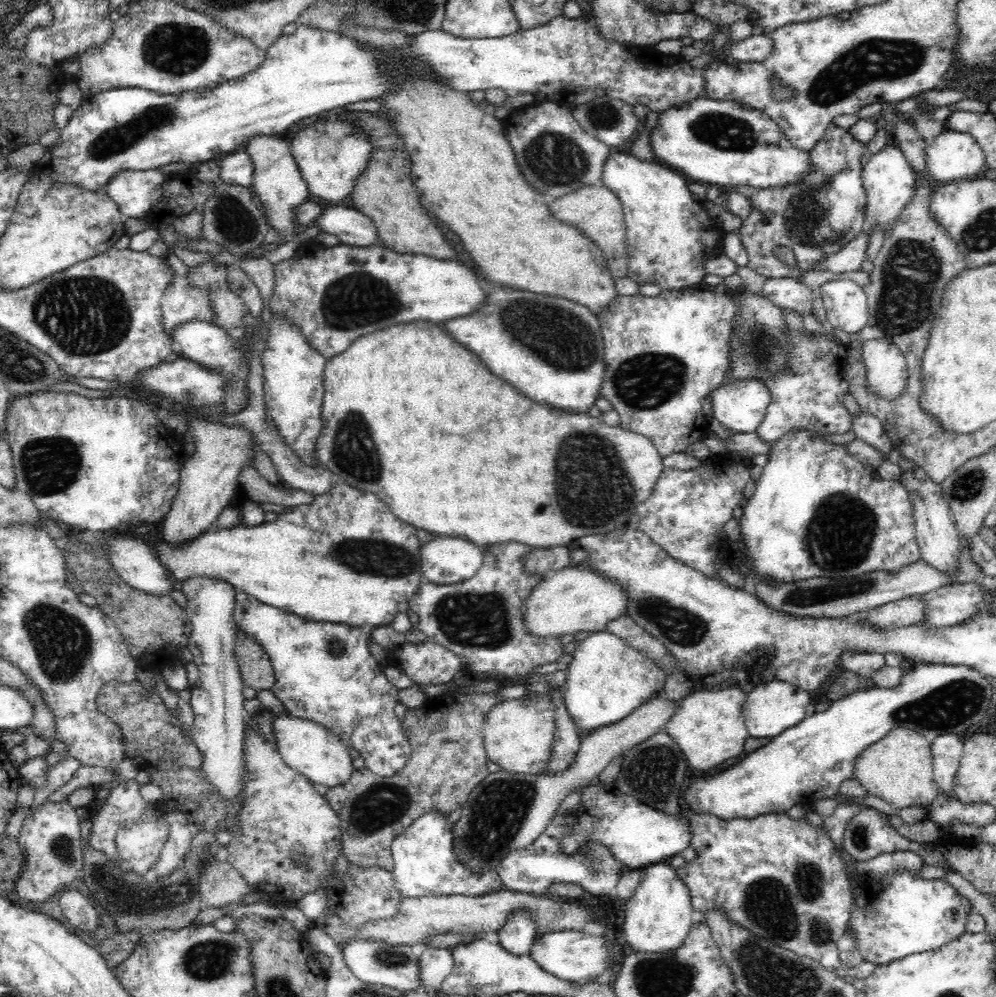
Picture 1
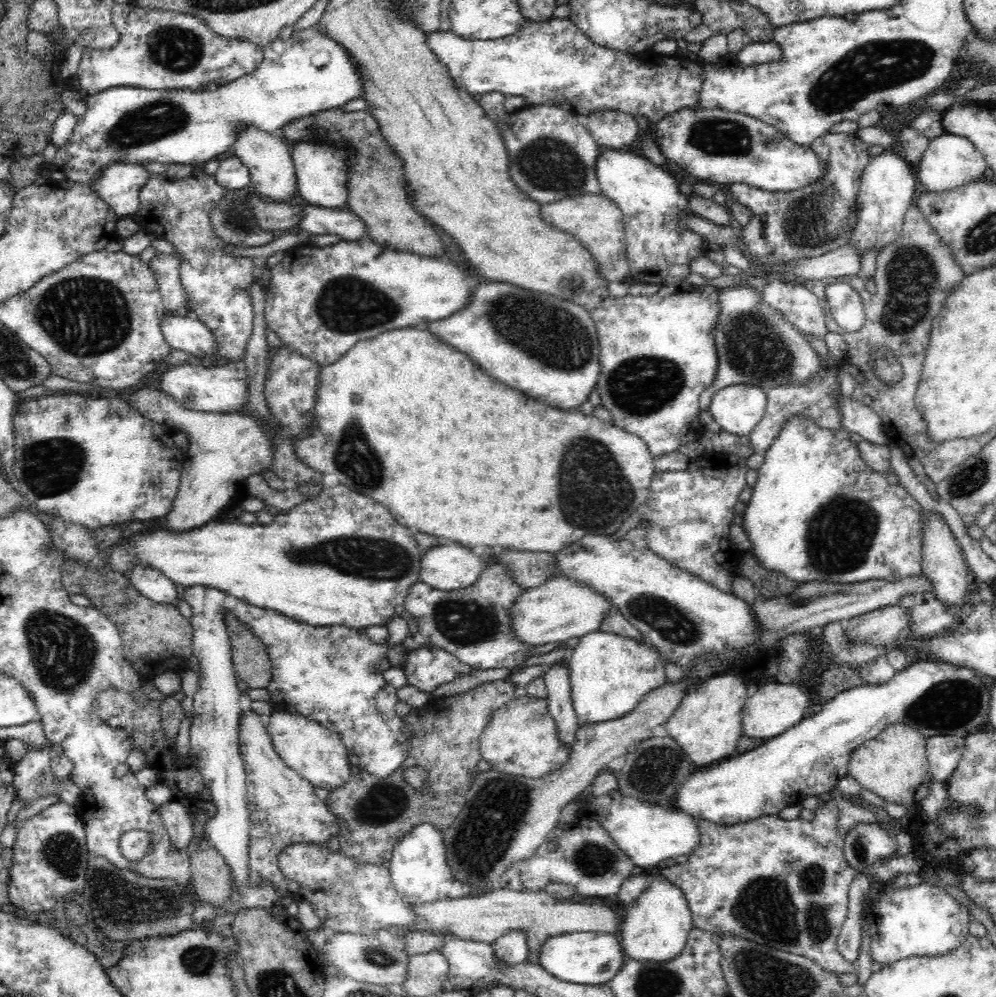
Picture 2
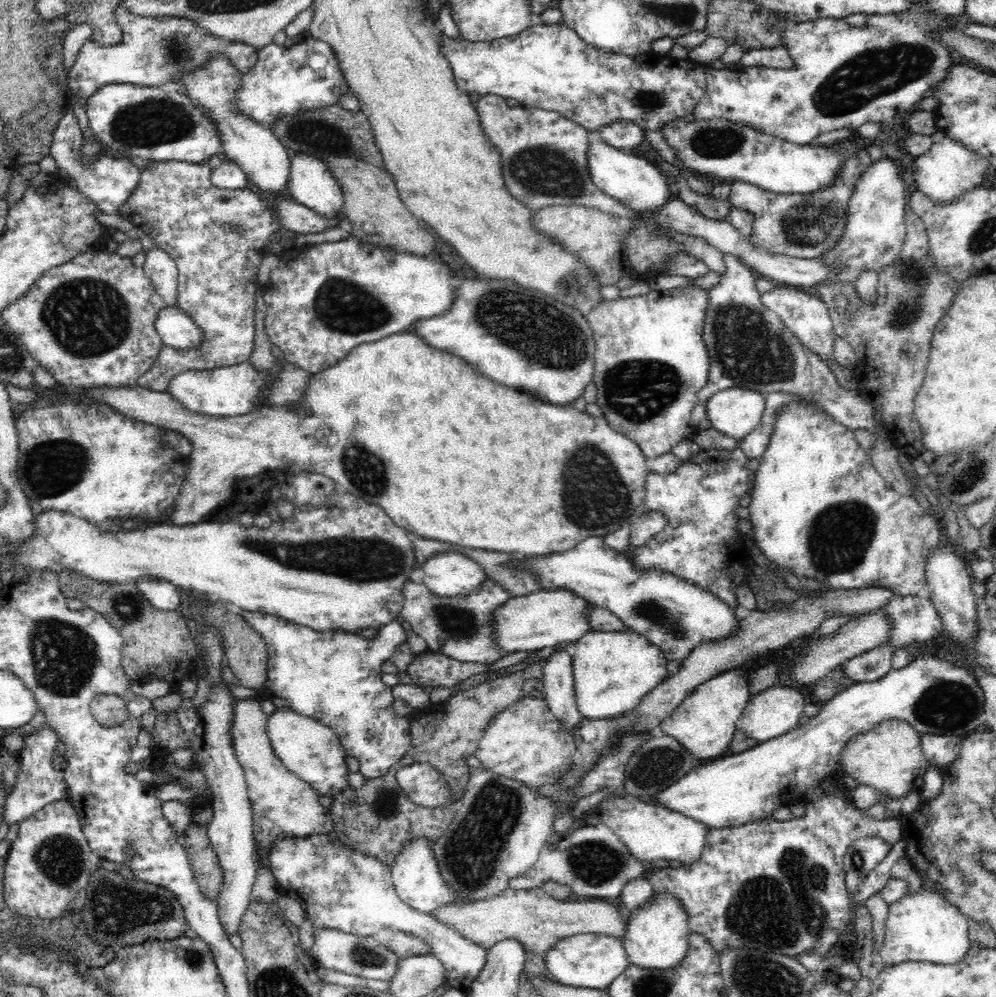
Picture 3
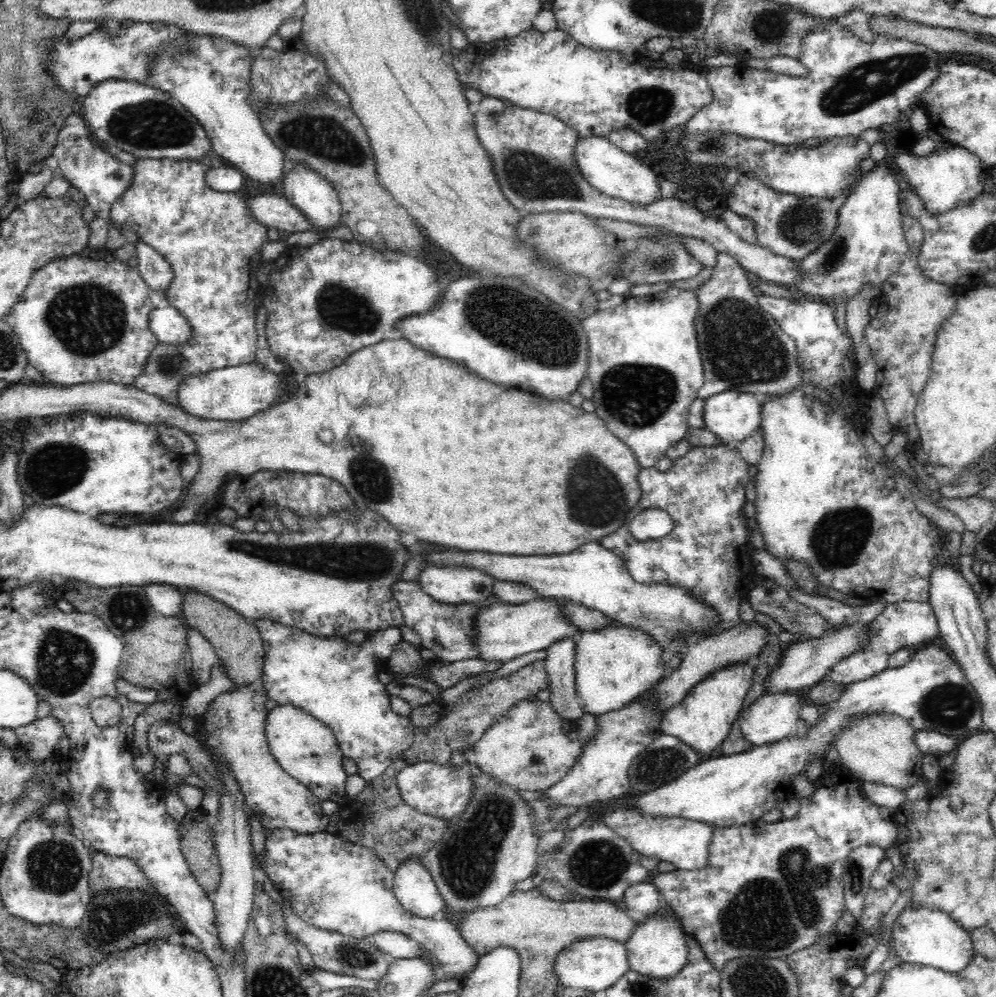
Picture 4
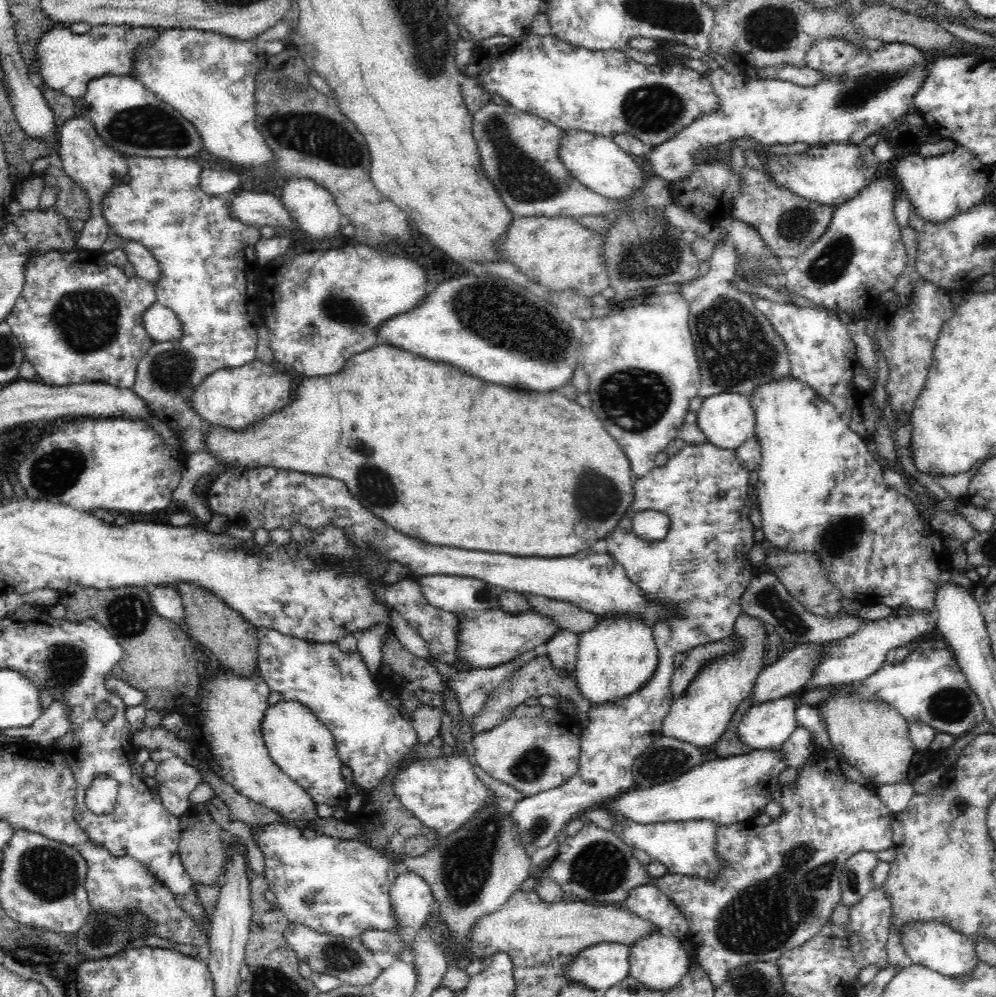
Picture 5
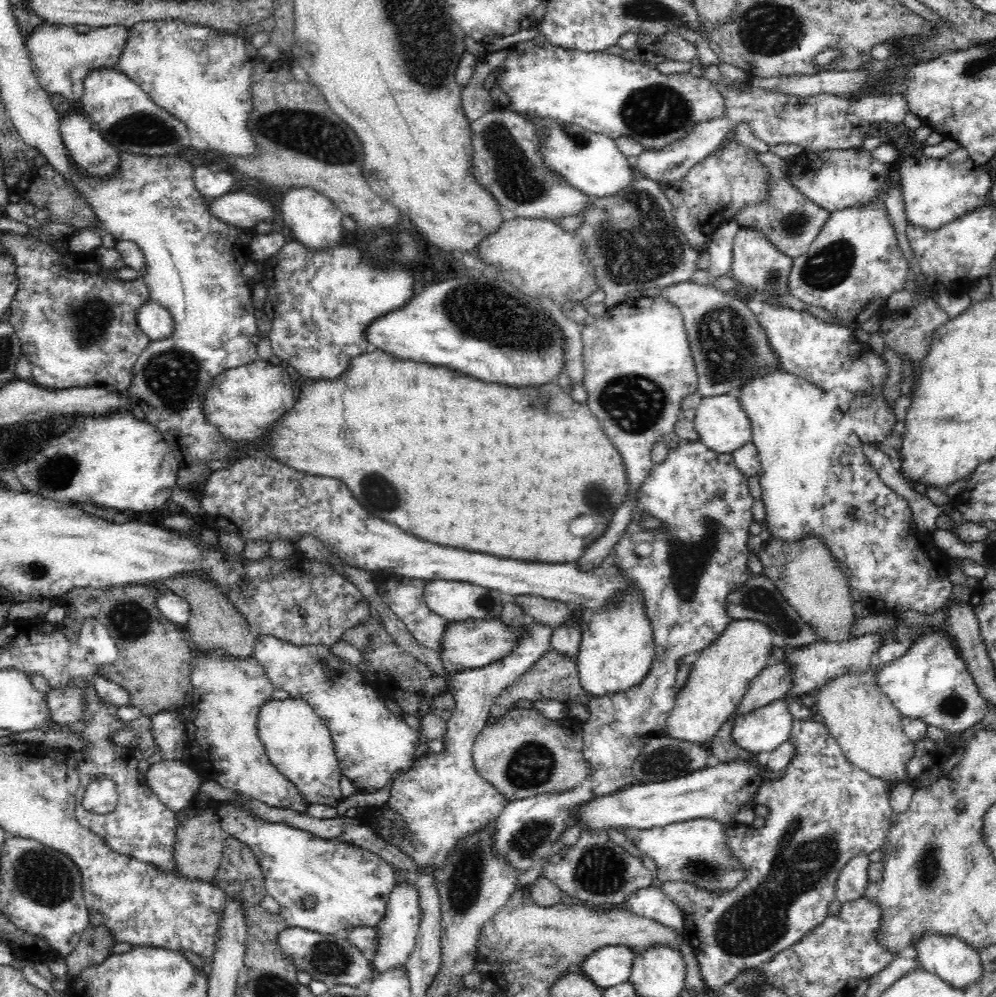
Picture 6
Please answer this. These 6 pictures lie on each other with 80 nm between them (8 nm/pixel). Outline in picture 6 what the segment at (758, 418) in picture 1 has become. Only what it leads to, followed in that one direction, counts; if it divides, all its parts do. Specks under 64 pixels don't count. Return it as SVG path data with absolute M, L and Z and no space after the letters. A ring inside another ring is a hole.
M723 393L720 396L703 397L693 418L694 428L705 449L718 454L729 454L753 442L752 423L735 396Z

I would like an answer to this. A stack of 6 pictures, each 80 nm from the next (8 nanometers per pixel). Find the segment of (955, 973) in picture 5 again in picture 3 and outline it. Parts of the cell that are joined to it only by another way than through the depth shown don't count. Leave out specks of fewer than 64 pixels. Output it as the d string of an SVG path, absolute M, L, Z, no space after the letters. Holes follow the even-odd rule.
M920 888L913 894L904 894L896 902L890 902L888 910L886 939L877 958L886 966L909 961L956 965L962 963L969 952L969 921L940 892Z

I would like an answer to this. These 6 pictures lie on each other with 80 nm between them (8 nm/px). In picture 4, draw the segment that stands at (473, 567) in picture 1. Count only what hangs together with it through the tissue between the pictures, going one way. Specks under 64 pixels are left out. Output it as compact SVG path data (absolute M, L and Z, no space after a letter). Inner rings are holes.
M426 564L420 571L418 584L426 595L442 604L486 602L494 595L491 577L477 568L465 566Z

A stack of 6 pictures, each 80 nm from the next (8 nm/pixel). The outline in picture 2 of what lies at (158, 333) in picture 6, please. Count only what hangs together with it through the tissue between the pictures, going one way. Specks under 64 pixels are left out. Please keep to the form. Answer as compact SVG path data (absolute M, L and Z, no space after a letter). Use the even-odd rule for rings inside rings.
M166 314L161 322L164 340L181 355L203 357L215 347L214 333L191 315Z

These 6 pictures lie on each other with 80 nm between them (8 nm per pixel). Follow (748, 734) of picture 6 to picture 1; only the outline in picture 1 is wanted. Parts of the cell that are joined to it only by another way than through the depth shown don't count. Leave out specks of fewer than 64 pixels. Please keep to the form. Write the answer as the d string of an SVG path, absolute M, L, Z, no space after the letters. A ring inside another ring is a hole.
M772 680L756 685L748 694L742 709L742 716L746 722L749 736L754 738L773 738L788 728L799 724L807 715L806 707L810 704L808 691L797 686Z

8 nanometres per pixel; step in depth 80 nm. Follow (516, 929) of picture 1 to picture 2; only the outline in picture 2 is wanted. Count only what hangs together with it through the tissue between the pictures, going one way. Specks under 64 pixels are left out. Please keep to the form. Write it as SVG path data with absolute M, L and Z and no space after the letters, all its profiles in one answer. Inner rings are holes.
M522 929L504 934L493 943L493 946L496 961L506 963L510 967L523 964L529 955L528 937Z

